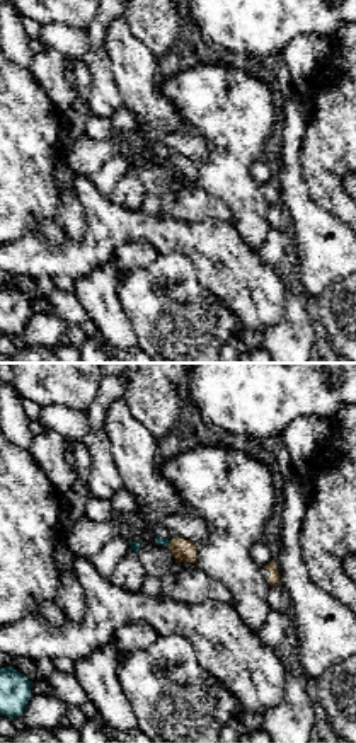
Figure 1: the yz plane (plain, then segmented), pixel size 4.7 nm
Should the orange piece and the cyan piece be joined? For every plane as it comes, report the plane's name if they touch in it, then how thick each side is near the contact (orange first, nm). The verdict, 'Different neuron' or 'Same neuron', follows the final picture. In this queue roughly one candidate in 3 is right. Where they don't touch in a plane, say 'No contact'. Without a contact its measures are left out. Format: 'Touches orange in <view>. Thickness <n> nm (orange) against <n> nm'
Touches orange in yz. Thickness 110 nm (orange) against 50 nm

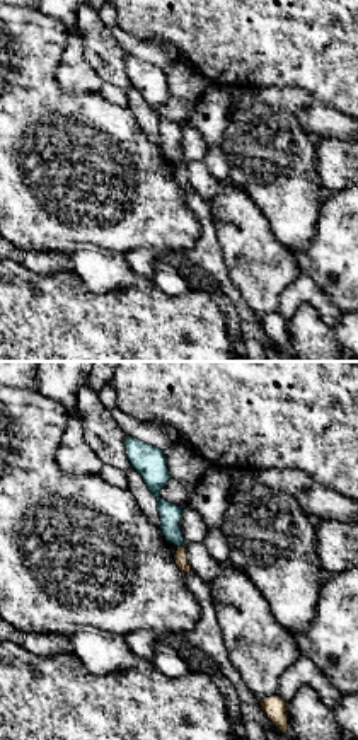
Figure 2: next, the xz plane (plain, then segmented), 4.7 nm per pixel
Touches orange in xz. Thickness 60 nm (orange) against 100 nm

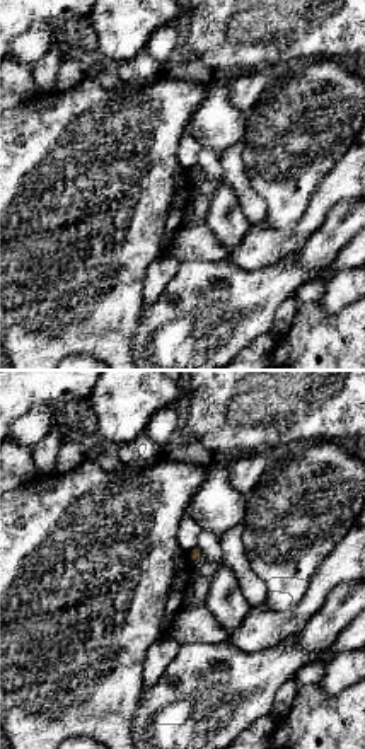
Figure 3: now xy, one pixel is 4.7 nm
No contact

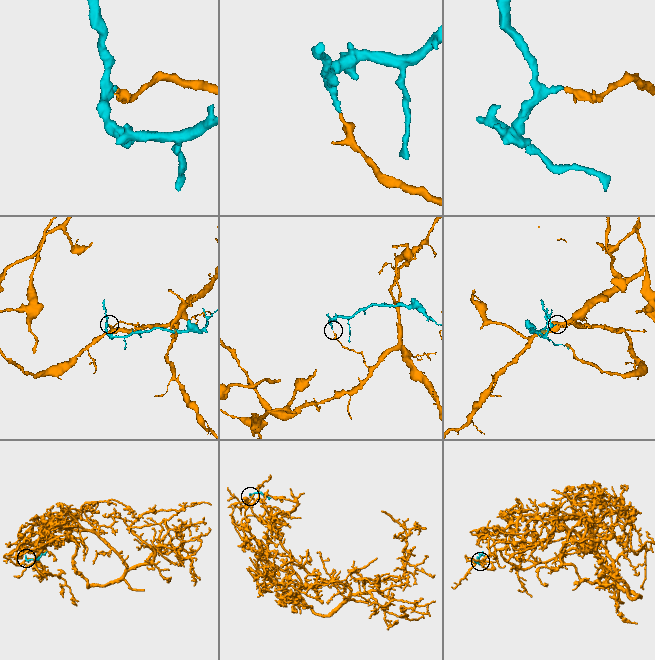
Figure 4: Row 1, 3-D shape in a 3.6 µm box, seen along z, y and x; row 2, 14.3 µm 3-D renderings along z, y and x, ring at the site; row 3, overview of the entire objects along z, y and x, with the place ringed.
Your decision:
Different neuron

